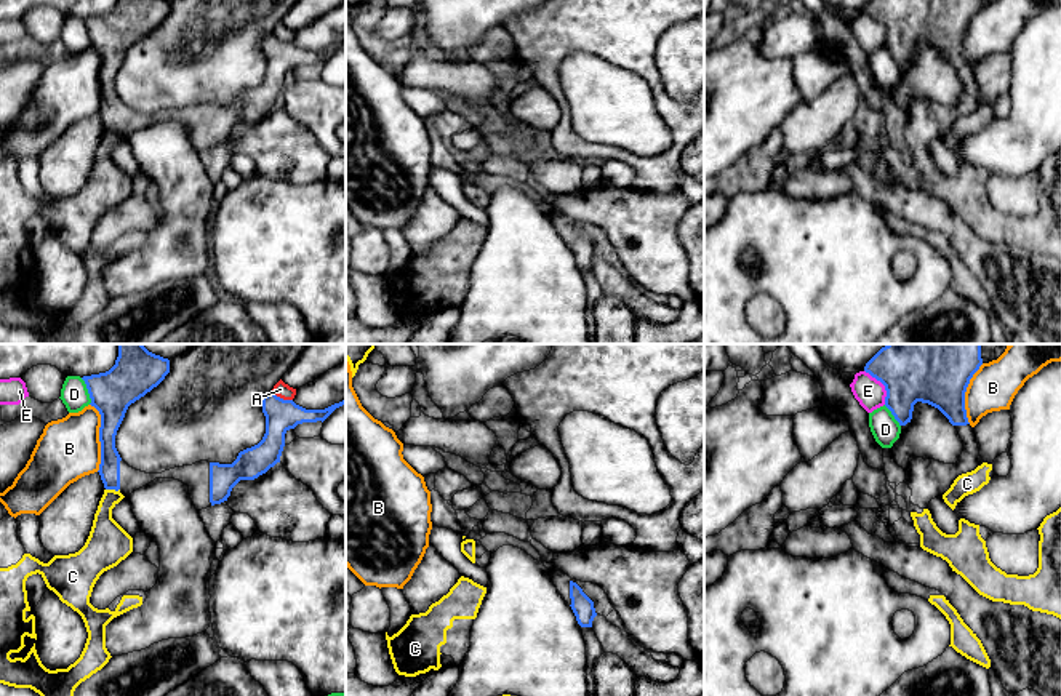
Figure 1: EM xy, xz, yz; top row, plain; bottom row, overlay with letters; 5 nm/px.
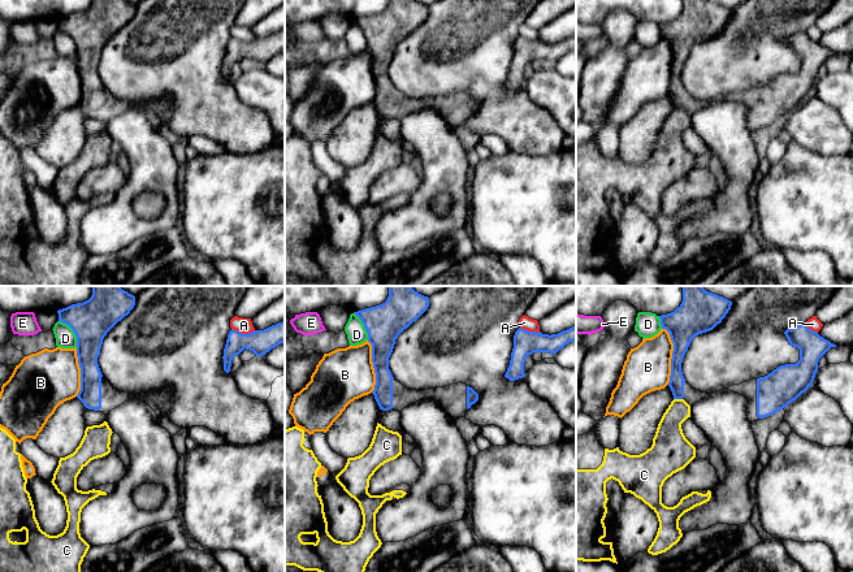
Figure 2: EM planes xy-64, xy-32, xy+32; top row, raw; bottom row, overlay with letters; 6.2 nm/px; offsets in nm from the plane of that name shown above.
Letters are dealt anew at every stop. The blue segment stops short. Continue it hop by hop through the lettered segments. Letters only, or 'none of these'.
C

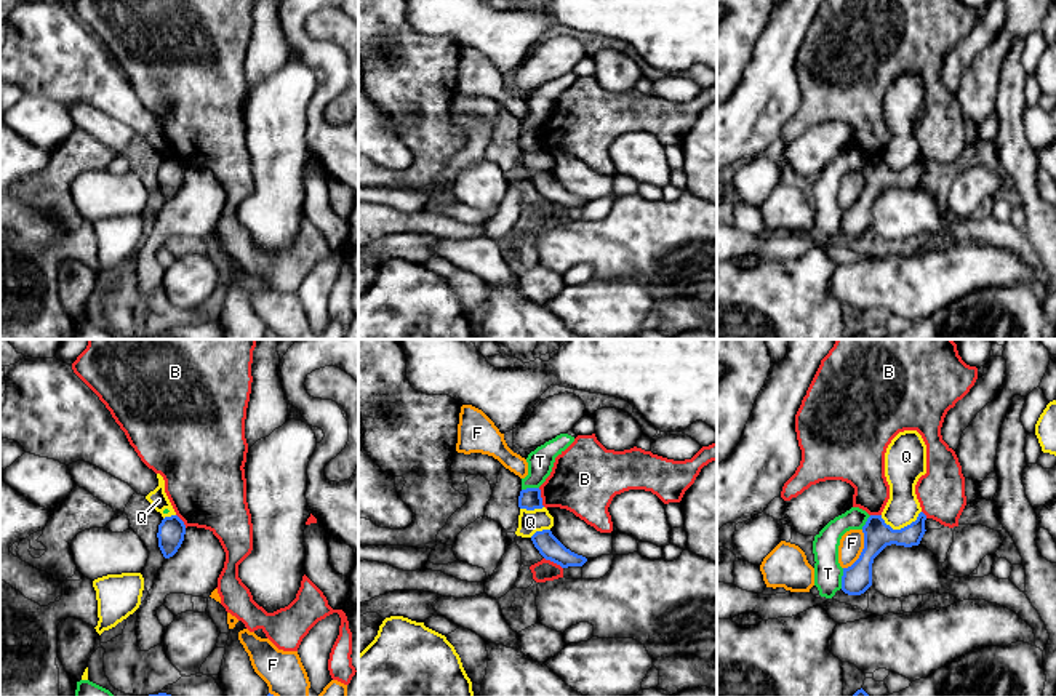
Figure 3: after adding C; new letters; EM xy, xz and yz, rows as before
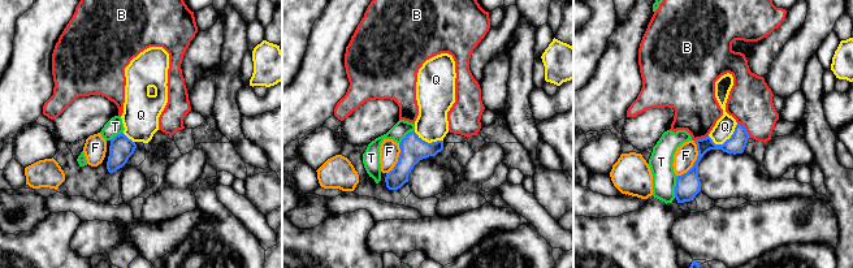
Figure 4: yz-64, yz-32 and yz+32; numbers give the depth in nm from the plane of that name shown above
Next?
none of these

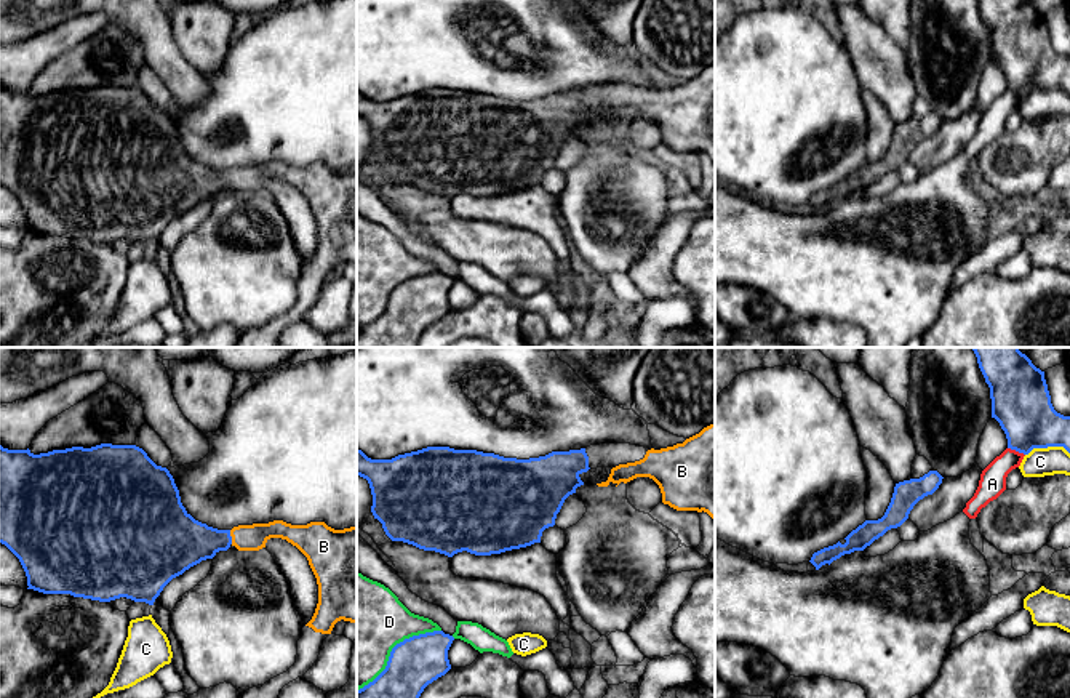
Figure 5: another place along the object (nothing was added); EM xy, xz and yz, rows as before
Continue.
B

